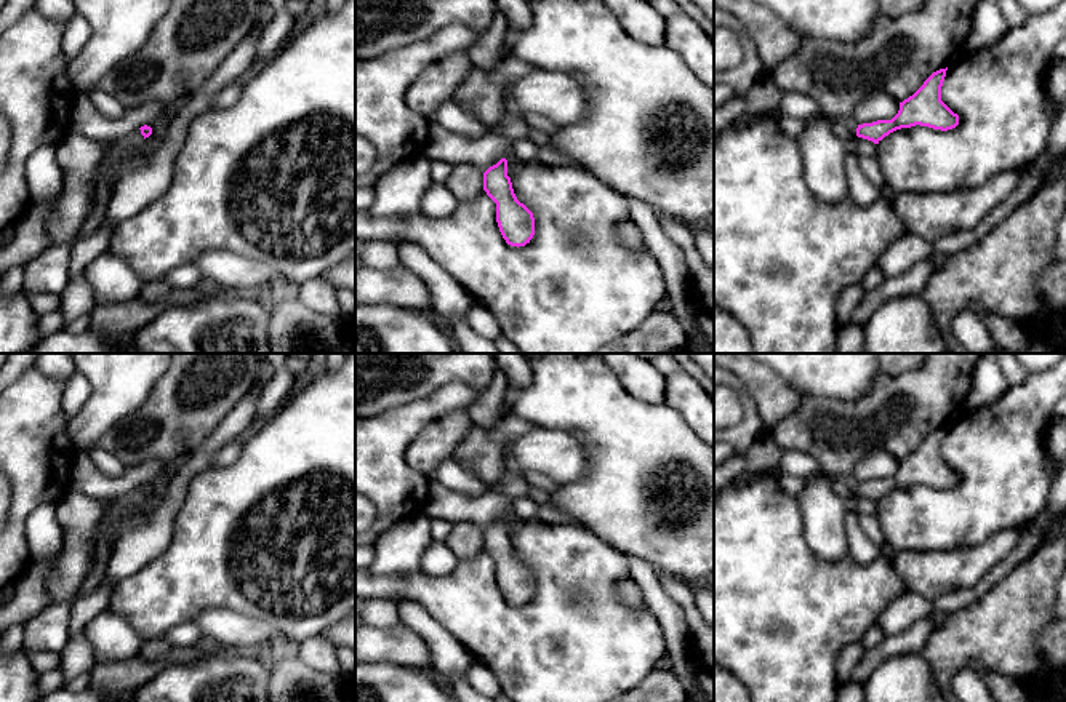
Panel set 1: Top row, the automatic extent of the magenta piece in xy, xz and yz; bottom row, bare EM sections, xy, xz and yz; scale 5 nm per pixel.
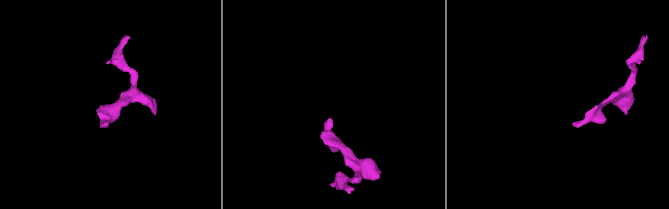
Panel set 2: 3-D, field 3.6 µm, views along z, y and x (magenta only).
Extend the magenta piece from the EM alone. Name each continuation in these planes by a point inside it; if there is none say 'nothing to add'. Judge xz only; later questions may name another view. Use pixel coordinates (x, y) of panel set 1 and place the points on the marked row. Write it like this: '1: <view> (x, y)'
nothing to add

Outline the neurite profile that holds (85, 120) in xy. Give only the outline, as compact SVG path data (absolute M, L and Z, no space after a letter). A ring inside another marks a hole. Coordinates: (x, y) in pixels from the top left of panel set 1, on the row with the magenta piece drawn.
M77 93L70 109L69 133L101 142L117 142L154 122L163 110L162 104L144 104L125 109L120 118L107 118L96 110L86 93Z

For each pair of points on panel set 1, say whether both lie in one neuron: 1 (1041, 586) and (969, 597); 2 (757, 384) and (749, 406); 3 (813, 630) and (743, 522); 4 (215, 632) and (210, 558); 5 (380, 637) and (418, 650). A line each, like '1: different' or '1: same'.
1: different
2: different
3: same
4: different
5: same

